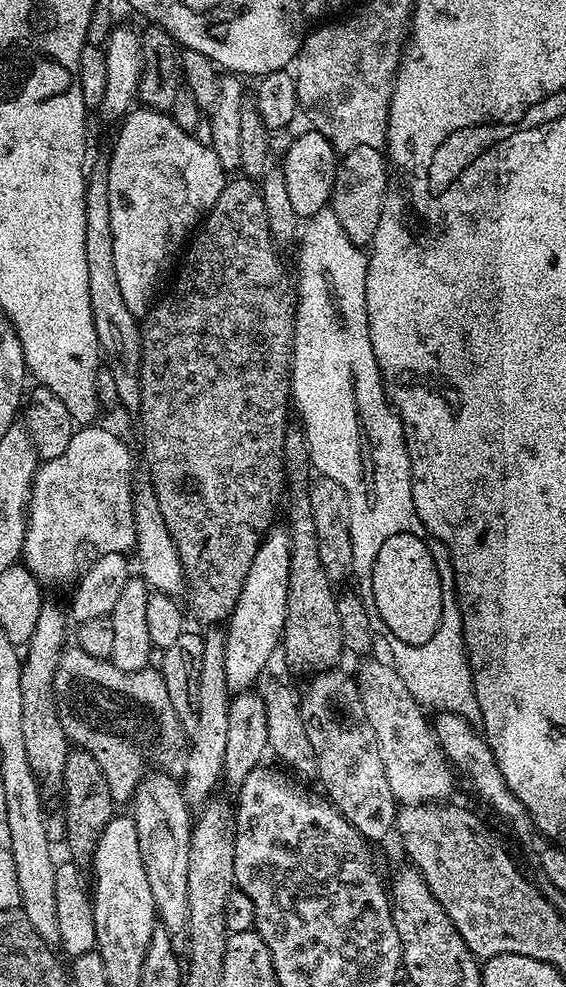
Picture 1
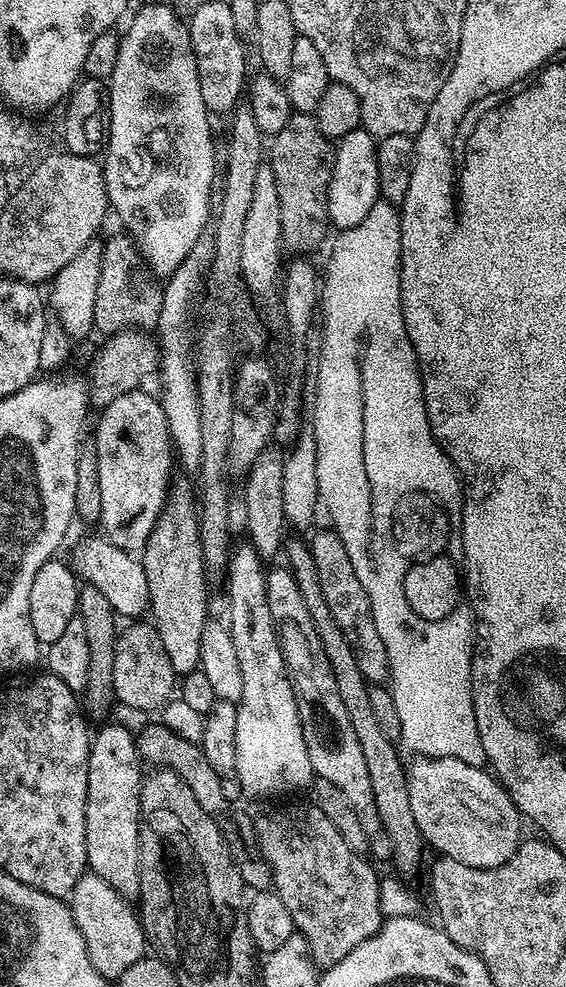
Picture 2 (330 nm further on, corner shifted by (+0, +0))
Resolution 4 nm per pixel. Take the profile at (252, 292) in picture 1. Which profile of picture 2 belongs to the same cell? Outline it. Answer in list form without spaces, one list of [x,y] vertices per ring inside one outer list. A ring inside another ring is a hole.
[[[293,111],[290,122],[278,130],[278,134],[270,140],[270,167],[274,174],[274,182],[278,186],[278,206],[282,222],[282,244],[292,254],[308,254],[324,240],[324,231],[329,231],[328,219],[328,183],[332,173],[332,157],[334,144],[331,139],[323,136],[320,121],[315,115]]]

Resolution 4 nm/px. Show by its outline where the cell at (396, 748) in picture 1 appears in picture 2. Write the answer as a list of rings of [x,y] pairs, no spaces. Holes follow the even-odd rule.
[[[421,756],[411,762],[413,764],[409,763],[406,768],[410,786],[410,807],[414,813],[414,822],[418,822],[418,830],[429,849],[437,848],[440,856],[454,858],[454,862],[462,862],[475,868],[497,868],[514,858],[522,843],[522,817],[510,798],[508,789],[491,771],[483,767],[475,768],[458,758]]]

